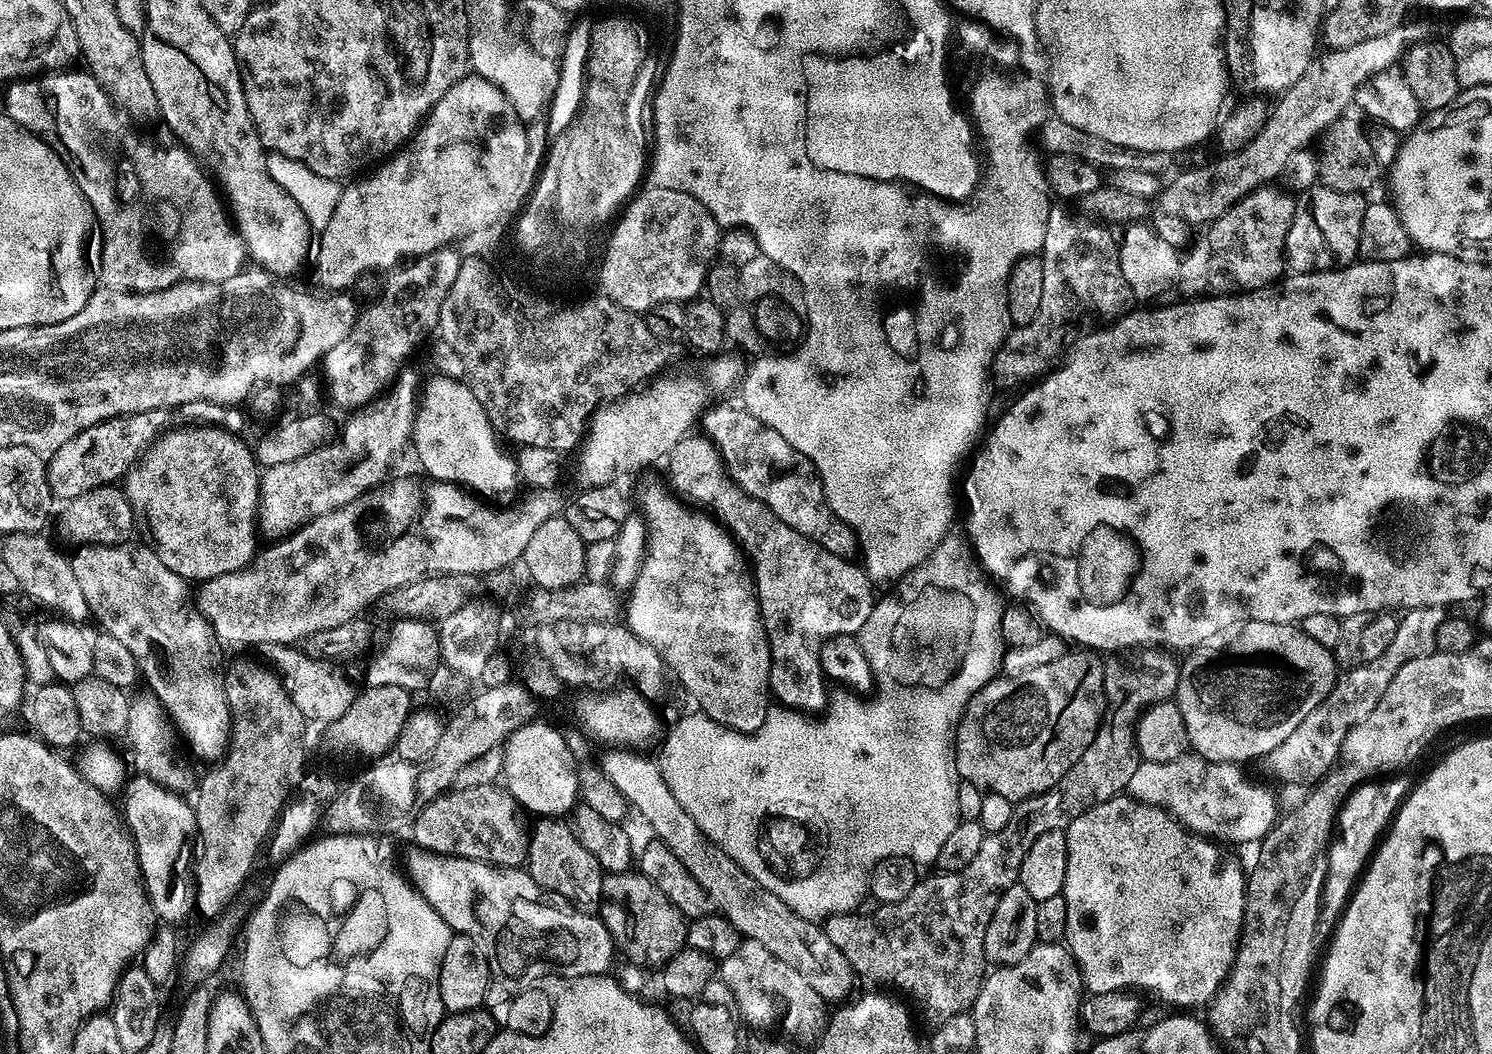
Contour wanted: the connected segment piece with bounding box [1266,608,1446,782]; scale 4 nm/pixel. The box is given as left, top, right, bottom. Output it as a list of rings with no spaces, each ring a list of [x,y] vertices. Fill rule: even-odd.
[[[1409,608],[1399,617],[1400,625],[1394,634],[1394,642],[1386,646],[1386,654],[1374,658],[1374,662],[1359,664],[1357,668],[1341,671],[1336,684],[1321,704],[1266,758],[1268,768],[1284,780],[1323,780],[1337,767],[1342,742],[1348,739],[1352,730],[1359,726],[1386,694],[1390,682],[1410,662],[1419,656],[1427,656],[1436,648],[1436,635],[1446,623],[1444,608]]]

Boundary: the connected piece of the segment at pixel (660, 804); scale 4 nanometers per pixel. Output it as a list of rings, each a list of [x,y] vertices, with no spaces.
[[[616,746],[608,750],[604,757],[599,757],[598,763],[606,778],[610,778],[610,782],[622,790],[629,805],[635,811],[637,808],[641,818],[652,827],[651,835],[669,848],[674,858],[678,858],[678,862],[690,870],[690,874],[694,874],[698,886],[702,886],[702,890],[706,890],[712,899],[715,911],[725,916],[739,930],[741,937],[766,946],[774,958],[782,958],[786,966],[794,966],[794,970],[798,970],[798,974],[802,974],[802,978],[814,986],[825,1002],[847,1001],[851,997],[848,995],[852,987],[858,983],[858,977],[850,962],[846,962],[846,954],[842,954],[842,950],[838,950],[838,946],[826,938],[823,927],[817,921],[794,914],[794,910],[790,910],[790,906],[786,906],[778,894],[770,894],[770,890],[754,882],[754,878],[750,878],[750,874],[746,874],[746,870],[742,870],[742,866],[738,866],[730,854],[708,839],[698,822],[694,822],[694,818],[682,810],[670,786],[666,786],[659,763],[653,757],[651,760],[644,755],[648,754]]]

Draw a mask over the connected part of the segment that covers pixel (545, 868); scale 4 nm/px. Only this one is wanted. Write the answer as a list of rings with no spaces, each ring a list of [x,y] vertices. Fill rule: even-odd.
[[[540,818],[535,821],[537,824],[530,828],[528,838],[528,856],[526,861],[526,871],[532,875],[534,882],[542,886],[547,892],[562,894],[575,908],[583,912],[593,914],[599,913],[600,901],[604,898],[604,878],[605,871],[600,867],[598,858],[578,842],[578,838],[572,833],[571,827],[560,818]]]

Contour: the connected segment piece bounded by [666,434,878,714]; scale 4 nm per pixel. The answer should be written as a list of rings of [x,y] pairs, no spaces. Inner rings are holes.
[[[703,434],[684,436],[673,446],[667,457],[667,464],[668,472],[672,475],[671,487],[681,497],[689,496],[690,499],[705,504],[709,508],[705,509],[731,532],[732,539],[740,545],[745,557],[750,561],[756,597],[760,603],[760,613],[764,619],[764,629],[770,646],[772,665],[768,686],[771,695],[775,699],[777,696],[780,699],[777,701],[785,708],[795,708],[796,711],[805,714],[823,713],[828,707],[830,688],[827,688],[829,685],[822,670],[820,651],[824,642],[832,636],[849,635],[853,631],[852,624],[862,626],[870,618],[876,609],[878,599],[874,581],[859,563],[838,554],[830,554],[830,550],[818,546],[818,542],[786,526],[786,522],[779,520],[769,508],[764,507],[763,502],[743,492],[728,475],[724,459],[720,457],[720,452],[707,436]]]

